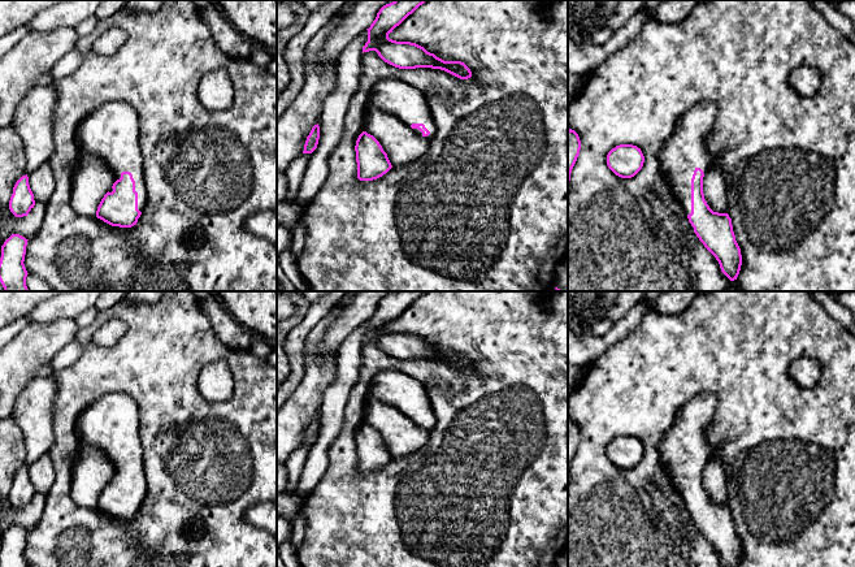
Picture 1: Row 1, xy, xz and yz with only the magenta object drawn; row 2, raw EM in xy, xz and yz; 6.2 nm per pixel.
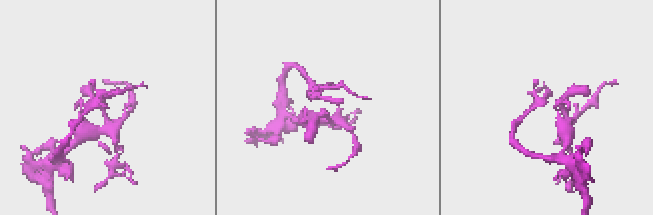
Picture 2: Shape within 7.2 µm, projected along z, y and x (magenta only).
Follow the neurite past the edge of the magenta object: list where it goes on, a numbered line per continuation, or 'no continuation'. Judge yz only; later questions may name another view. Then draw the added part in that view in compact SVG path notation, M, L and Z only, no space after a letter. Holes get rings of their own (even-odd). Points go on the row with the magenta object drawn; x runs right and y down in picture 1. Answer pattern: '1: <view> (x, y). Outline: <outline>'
1: yz (685, 150). Outline: M704 100L694 105L681 116L673 134L657 152L660 169L686 215L691 213L691 178L694 170L700 168L706 174L712 163L712 156L707 148L707 138L715 125L716 113L717 108L712 101Z

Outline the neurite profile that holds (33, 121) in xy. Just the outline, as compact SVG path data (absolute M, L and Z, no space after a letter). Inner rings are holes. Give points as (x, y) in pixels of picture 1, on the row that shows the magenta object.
M53 83L32 87L19 103L12 127L25 146L27 174L48 163L55 151L52 114L56 107Z

